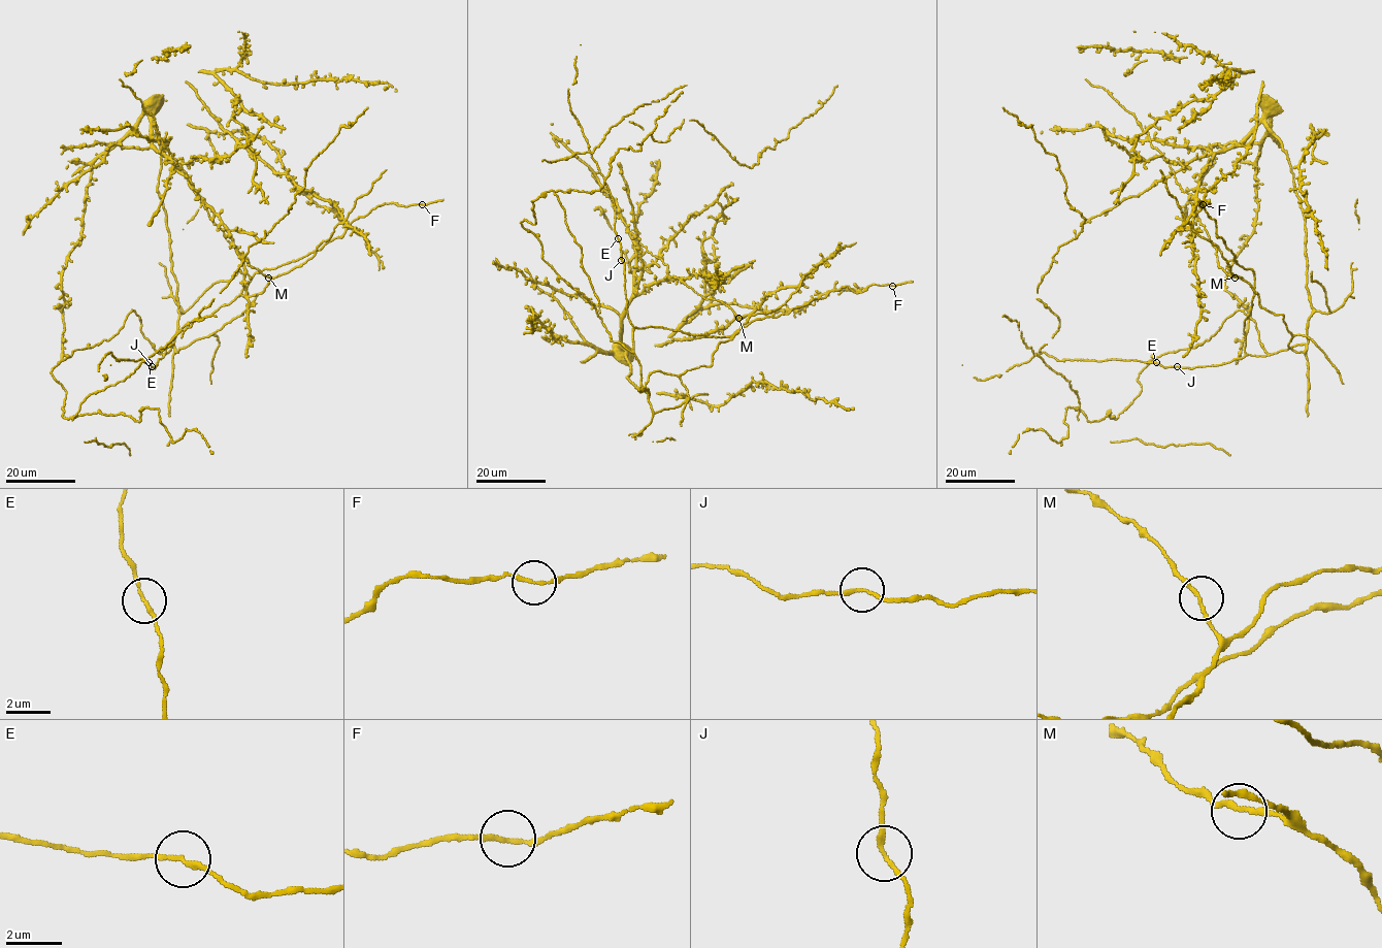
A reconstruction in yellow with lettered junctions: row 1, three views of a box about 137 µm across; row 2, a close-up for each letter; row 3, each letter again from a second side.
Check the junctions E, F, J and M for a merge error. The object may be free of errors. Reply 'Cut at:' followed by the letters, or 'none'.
Cut at: none

